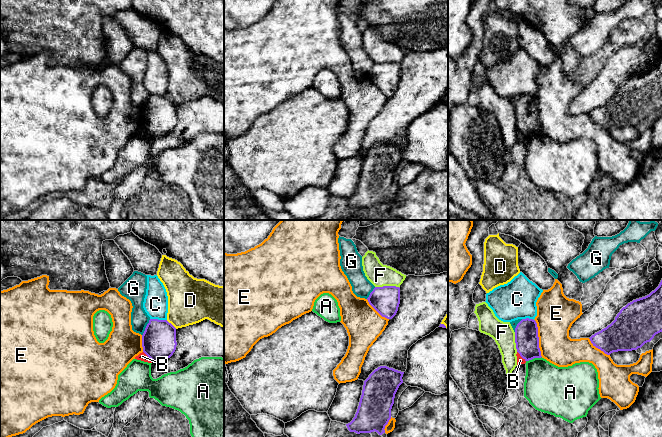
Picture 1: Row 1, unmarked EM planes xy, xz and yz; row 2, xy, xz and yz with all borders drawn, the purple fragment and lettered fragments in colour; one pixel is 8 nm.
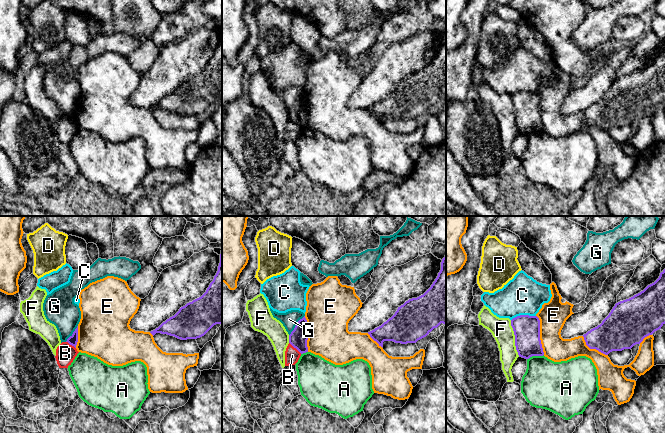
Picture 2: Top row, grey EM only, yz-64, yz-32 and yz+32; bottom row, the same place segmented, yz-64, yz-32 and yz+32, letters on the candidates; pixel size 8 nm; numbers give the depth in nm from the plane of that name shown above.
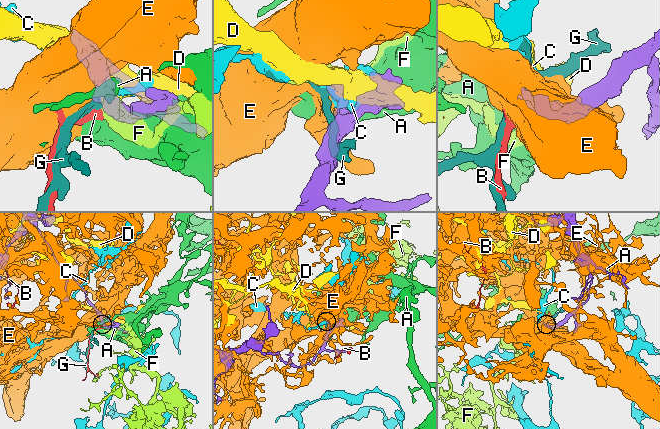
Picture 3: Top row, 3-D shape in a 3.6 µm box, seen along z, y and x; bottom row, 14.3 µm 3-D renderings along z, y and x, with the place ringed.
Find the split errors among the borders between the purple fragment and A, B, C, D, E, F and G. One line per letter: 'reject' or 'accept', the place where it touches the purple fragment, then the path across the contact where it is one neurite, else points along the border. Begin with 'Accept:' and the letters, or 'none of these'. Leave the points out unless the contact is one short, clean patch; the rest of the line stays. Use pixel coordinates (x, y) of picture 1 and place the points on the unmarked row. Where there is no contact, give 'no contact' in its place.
Accept: none of these
A: reject; meets purple in yz at (533, 134)
B: reject; meets purple in yz at (520, 131); border along yz (517, 127), (525, 137)
C: reject; meets purple in xy at (157, 95)
D: reject; meets purple in xy at (170, 99)
E: reject; meets purple in yz at (538, 114)
F: reject; meets purple in xz at (386, 62); border along xz (398, 62), (375, 63)
G: reject; meets purple in xy at (146, 103); border along xy (150, 95), (142, 111)

